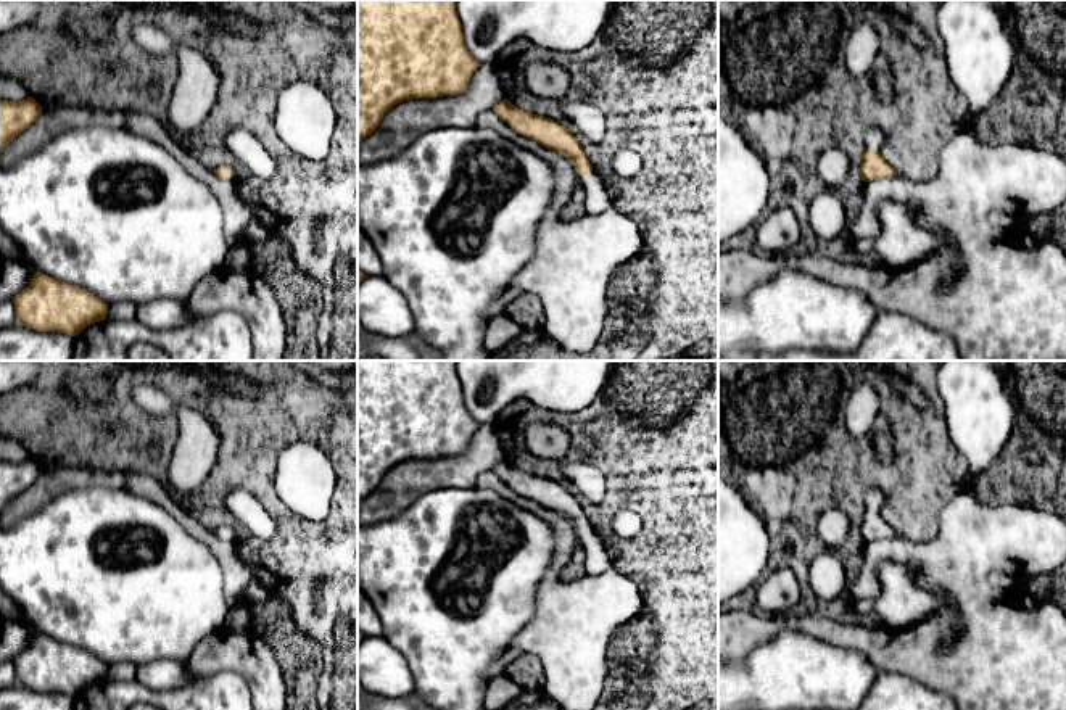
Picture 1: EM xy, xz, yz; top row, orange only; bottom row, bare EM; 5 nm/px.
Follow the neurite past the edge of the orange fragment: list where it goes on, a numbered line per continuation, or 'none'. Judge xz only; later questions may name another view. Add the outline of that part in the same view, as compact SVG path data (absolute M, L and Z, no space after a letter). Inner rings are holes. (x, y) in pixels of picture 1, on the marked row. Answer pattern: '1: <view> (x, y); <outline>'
1: xz (596, 198); M594 167L589 175L581 177L581 187L586 213L601 214L614 206L607 187Z

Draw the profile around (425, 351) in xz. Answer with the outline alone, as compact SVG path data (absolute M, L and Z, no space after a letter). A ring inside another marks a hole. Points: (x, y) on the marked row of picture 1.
M414 330L412 333L404 335L404 338L417 348L419 361L441 361L441 353L428 345L419 332Z

